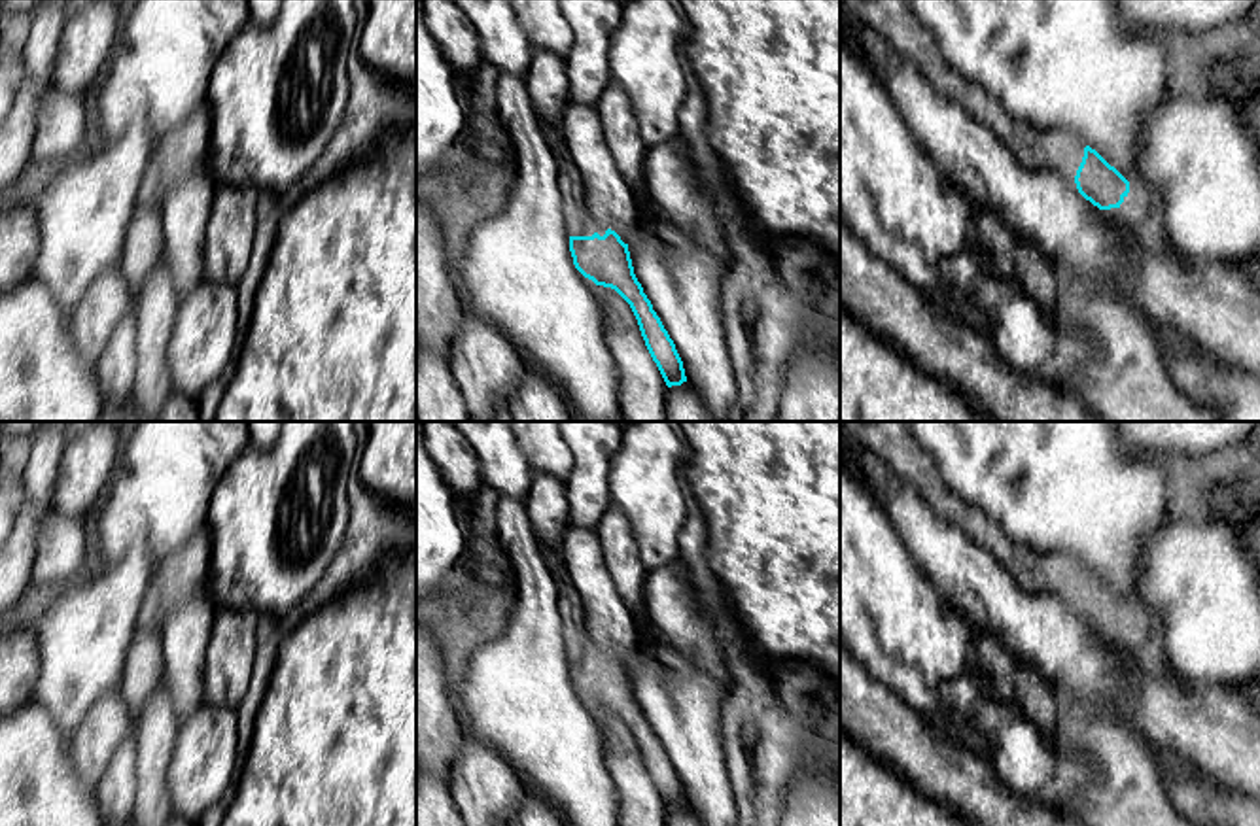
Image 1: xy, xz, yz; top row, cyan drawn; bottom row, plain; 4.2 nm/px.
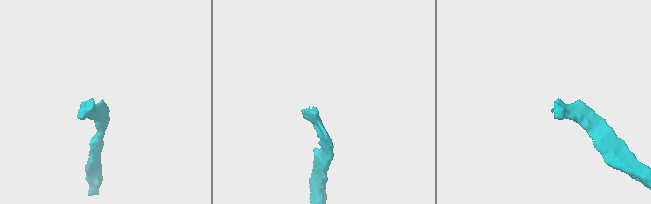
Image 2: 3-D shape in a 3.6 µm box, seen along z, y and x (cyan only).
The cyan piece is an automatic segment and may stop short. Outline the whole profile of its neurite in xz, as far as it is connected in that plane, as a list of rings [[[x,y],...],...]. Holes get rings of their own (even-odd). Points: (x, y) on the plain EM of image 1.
[[[543,548],[543,559],[558,584],[558,611],[575,692],[596,709],[615,713],[630,728],[666,809],[681,809],[687,805],[683,784],[634,697],[628,667],[590,639],[583,601],[562,554]]]

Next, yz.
[[[908,422],[840,425],[849,439],[880,456],[908,482],[936,516],[986,548],[1022,590],[1056,595],[1099,633],[1120,631],[1129,616],[1129,605],[1114,590],[1071,554],[1041,554],[1010,541],[995,520],[946,486],[935,457],[916,440]]]

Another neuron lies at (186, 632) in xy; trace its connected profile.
[[[204,590],[174,607],[161,629],[165,677],[182,720],[204,703],[204,665],[218,607]]]

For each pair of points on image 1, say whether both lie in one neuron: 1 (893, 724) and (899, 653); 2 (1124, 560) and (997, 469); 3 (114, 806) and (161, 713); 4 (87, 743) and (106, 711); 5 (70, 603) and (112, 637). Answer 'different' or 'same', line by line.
1: different
2: same
3: different
4: same
5: same

